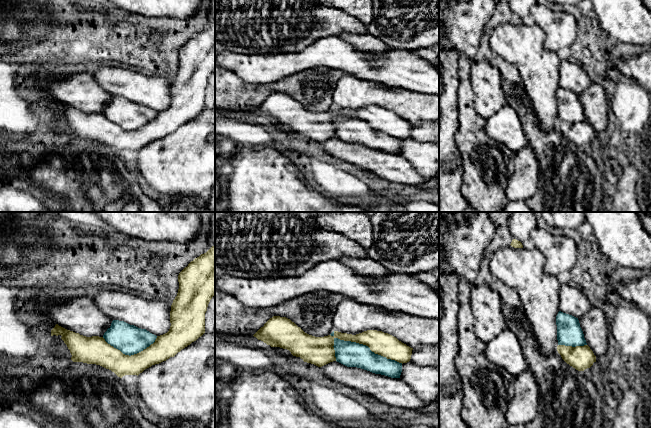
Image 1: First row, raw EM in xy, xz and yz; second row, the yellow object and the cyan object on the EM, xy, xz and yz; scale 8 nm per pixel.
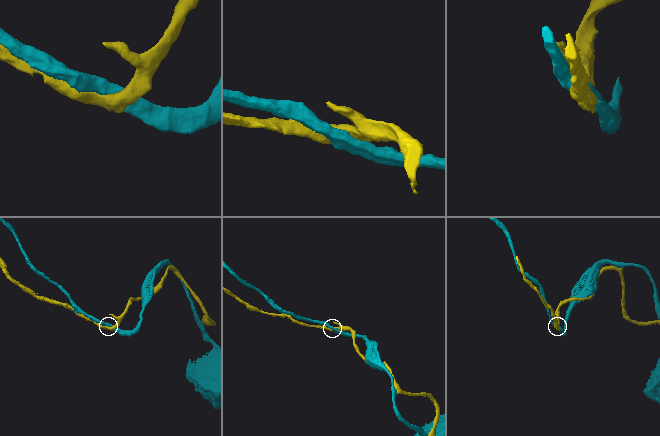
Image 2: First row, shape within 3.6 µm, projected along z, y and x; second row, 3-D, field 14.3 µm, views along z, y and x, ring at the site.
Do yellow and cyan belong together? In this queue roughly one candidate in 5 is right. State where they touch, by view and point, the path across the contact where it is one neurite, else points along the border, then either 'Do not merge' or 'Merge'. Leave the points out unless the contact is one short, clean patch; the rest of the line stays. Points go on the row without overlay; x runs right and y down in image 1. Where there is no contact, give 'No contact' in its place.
Touches yellow at xz (366, 121). Do not merge

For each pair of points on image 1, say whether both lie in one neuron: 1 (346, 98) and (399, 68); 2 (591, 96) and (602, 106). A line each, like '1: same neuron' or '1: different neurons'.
1: different neurons
2: same neuron

